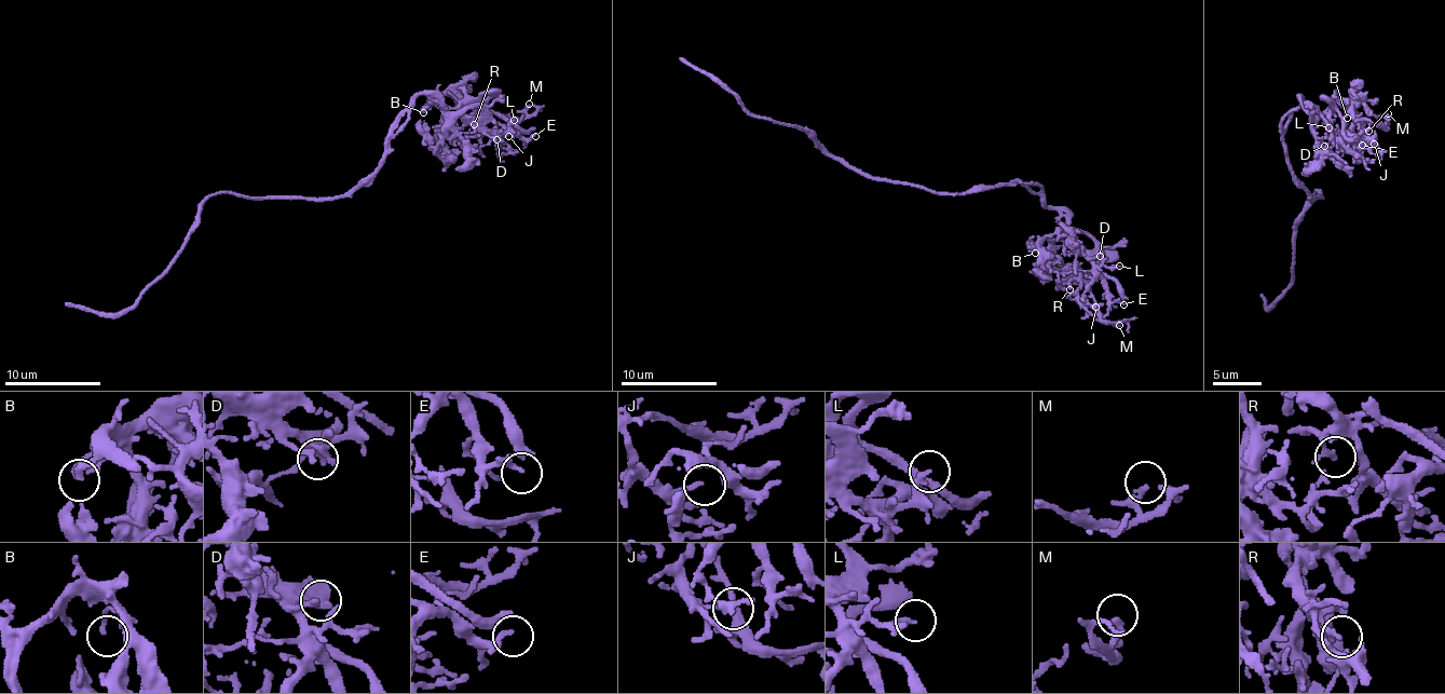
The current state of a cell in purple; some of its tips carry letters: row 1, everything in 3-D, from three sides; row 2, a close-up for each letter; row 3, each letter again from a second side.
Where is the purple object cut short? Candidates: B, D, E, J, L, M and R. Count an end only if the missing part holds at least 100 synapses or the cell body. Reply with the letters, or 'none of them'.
E

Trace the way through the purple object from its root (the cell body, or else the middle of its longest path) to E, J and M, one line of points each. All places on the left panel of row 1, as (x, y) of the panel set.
E: (337, 195), (351, 195), (375, 172), (391, 138), (391, 124), (420, 94), (488, 130), (535, 136)
J: (337, 195), (375, 172), (391, 124), (420, 94), (442, 111), (434, 96), (458, 95), (484, 128), (508, 136)
M: (337, 195), (375, 172), (391, 124), (420, 94), (441, 111), (434, 96), (458, 95), (514, 119), (529, 104)

